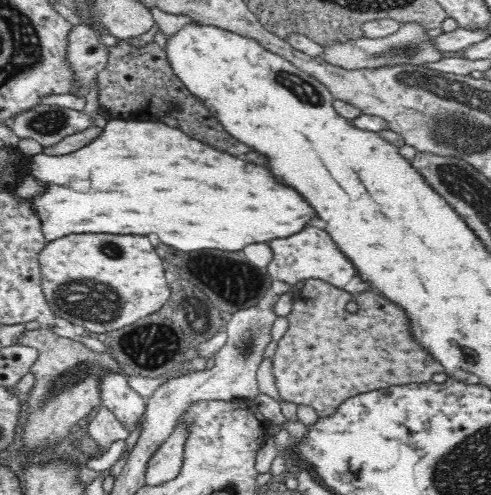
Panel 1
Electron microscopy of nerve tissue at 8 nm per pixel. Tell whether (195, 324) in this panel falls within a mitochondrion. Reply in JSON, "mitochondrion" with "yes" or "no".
{"mitochondrion":"yes"}

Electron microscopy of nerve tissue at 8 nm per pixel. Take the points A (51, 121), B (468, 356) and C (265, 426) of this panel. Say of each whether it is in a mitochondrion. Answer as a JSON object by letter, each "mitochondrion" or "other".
{"A":"mitochondrion","B":"other","C":"other"}

